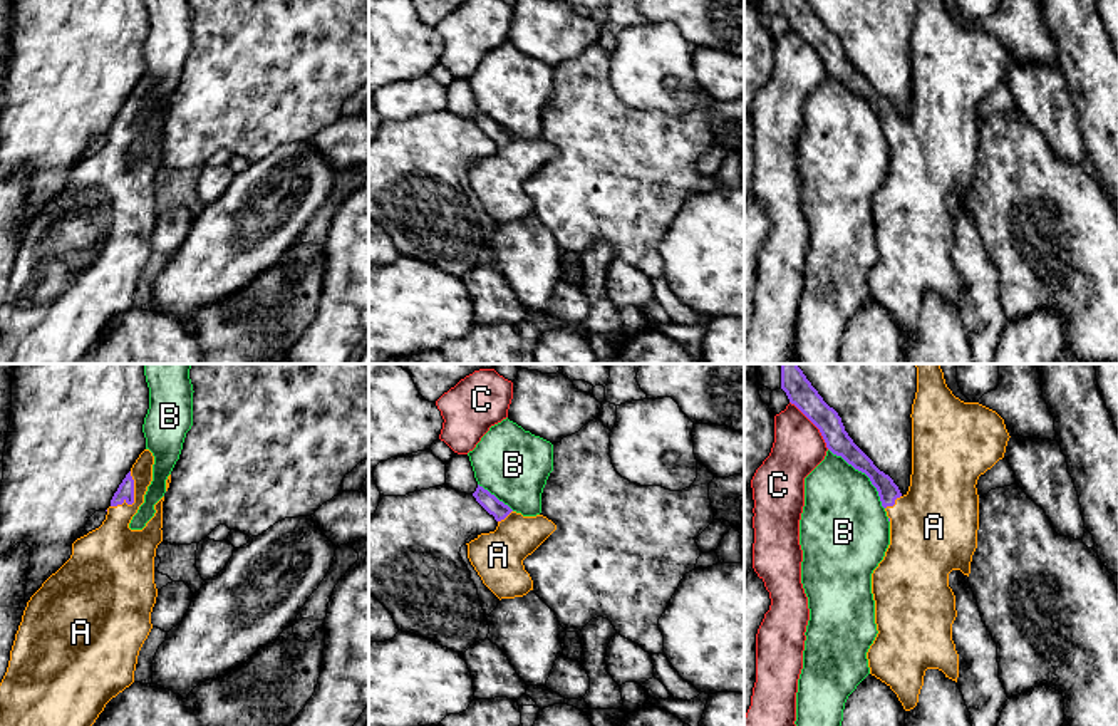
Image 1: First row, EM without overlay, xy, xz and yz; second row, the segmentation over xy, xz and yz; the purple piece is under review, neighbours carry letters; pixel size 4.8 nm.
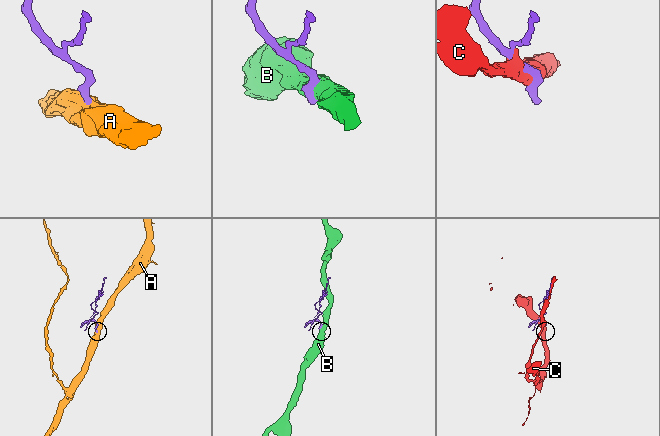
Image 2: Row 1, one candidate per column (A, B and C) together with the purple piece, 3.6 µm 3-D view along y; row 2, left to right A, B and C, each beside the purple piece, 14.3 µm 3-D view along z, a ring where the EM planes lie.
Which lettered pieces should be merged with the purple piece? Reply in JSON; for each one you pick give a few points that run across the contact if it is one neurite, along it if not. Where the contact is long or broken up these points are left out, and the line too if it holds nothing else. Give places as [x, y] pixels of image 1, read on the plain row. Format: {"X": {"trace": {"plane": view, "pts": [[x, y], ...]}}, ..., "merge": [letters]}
{"A": {"trace": {"plane": "xy", "pts": [[126, 113], [133, 123], [116, 146], [114, 171]]}}, "merge": ["A"]}

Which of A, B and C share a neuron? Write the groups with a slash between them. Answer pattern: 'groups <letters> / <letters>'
groups A / B / C

